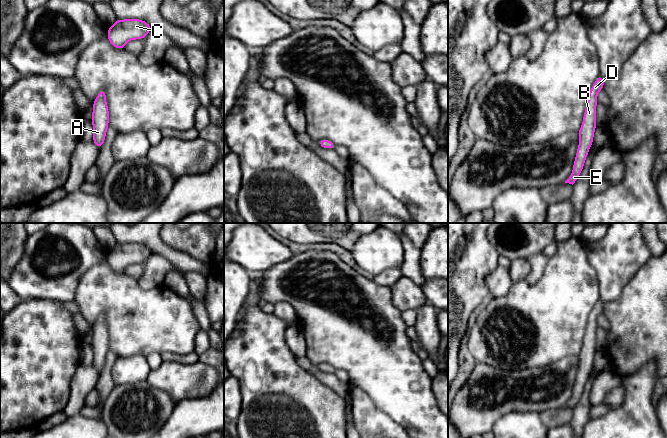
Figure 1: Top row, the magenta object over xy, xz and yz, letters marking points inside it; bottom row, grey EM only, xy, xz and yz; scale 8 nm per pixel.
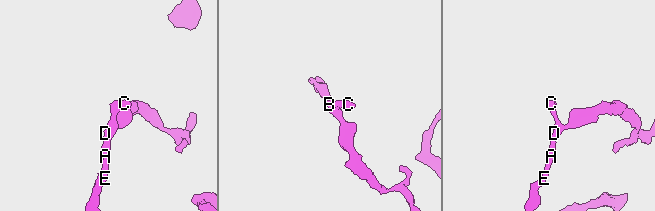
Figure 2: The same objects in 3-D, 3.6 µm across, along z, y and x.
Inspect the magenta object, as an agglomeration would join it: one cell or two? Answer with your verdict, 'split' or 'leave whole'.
leave whole

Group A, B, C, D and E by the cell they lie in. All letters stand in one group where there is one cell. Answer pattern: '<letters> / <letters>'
A B C D E

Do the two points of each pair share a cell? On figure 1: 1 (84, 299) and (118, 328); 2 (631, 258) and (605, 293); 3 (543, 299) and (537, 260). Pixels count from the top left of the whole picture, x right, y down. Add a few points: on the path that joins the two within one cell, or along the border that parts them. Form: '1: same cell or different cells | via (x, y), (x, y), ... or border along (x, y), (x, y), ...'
1: same cell | via (94, 299), (97, 299), (116, 318)
2: same cell | via (622, 267), (612, 277), (611, 284)
3: different cells | border along (549, 257), (542, 275), (533, 284), (529, 285)

